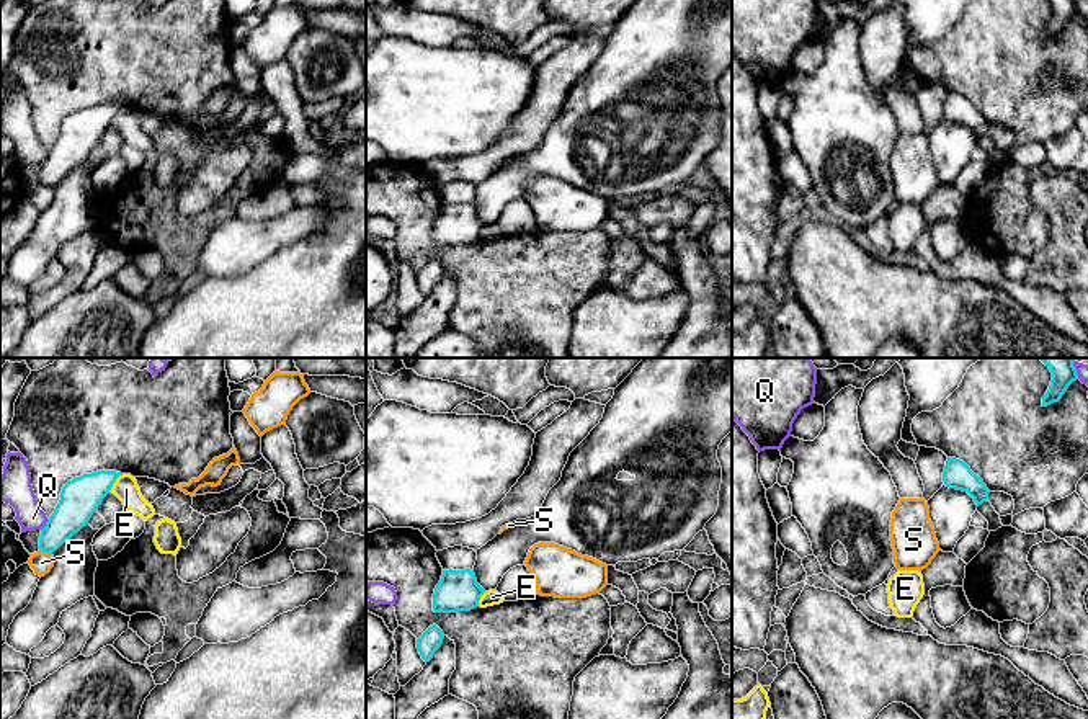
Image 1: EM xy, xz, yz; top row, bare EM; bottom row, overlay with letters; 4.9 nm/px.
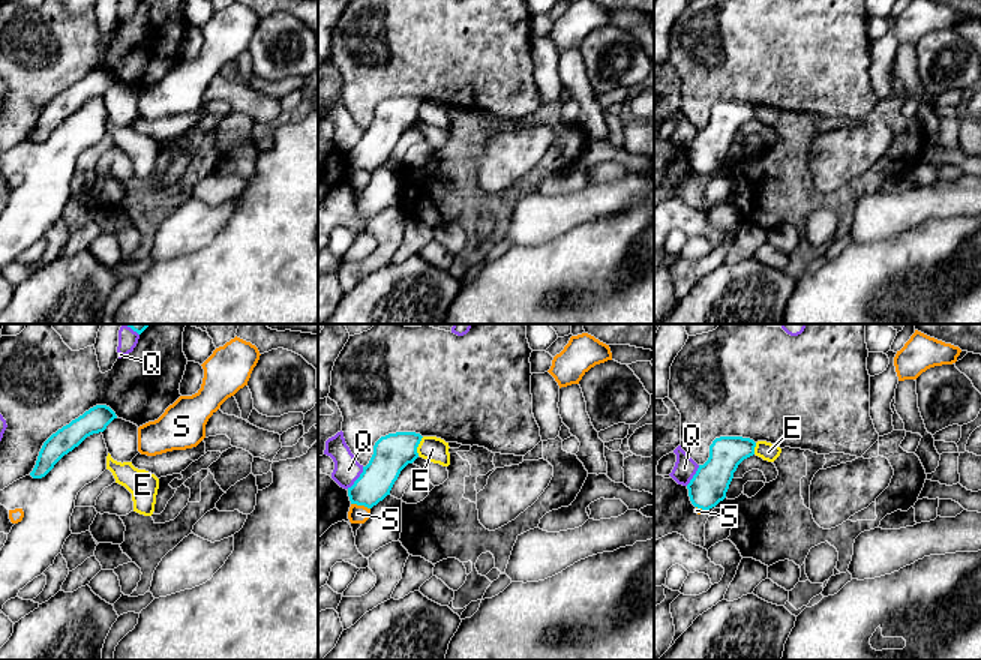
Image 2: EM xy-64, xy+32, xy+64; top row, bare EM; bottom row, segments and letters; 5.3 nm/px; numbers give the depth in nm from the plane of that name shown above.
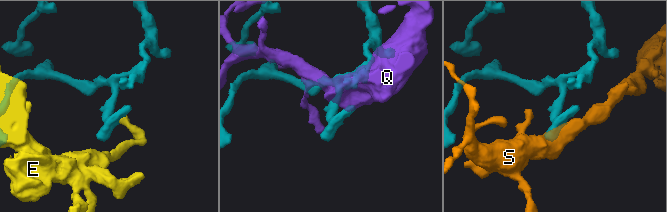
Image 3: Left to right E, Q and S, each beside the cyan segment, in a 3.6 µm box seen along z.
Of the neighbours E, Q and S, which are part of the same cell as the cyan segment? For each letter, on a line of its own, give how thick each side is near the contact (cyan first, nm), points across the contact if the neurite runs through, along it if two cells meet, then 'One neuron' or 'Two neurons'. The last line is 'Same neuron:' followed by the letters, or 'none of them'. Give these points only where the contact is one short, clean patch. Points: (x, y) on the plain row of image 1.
E: Thickness 200 nm (cyan) against 120 nm. Boundary: xy (123, 108), (108, 125). Two neurons
Q: Thickness 200 nm (cyan) against 170 nm. Two neurons
S: Thickness 180 nm (cyan) against 110 nm. Two neurons
Same neuron: none of them

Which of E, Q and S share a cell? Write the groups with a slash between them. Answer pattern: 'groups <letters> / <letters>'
groups E / Q / S

